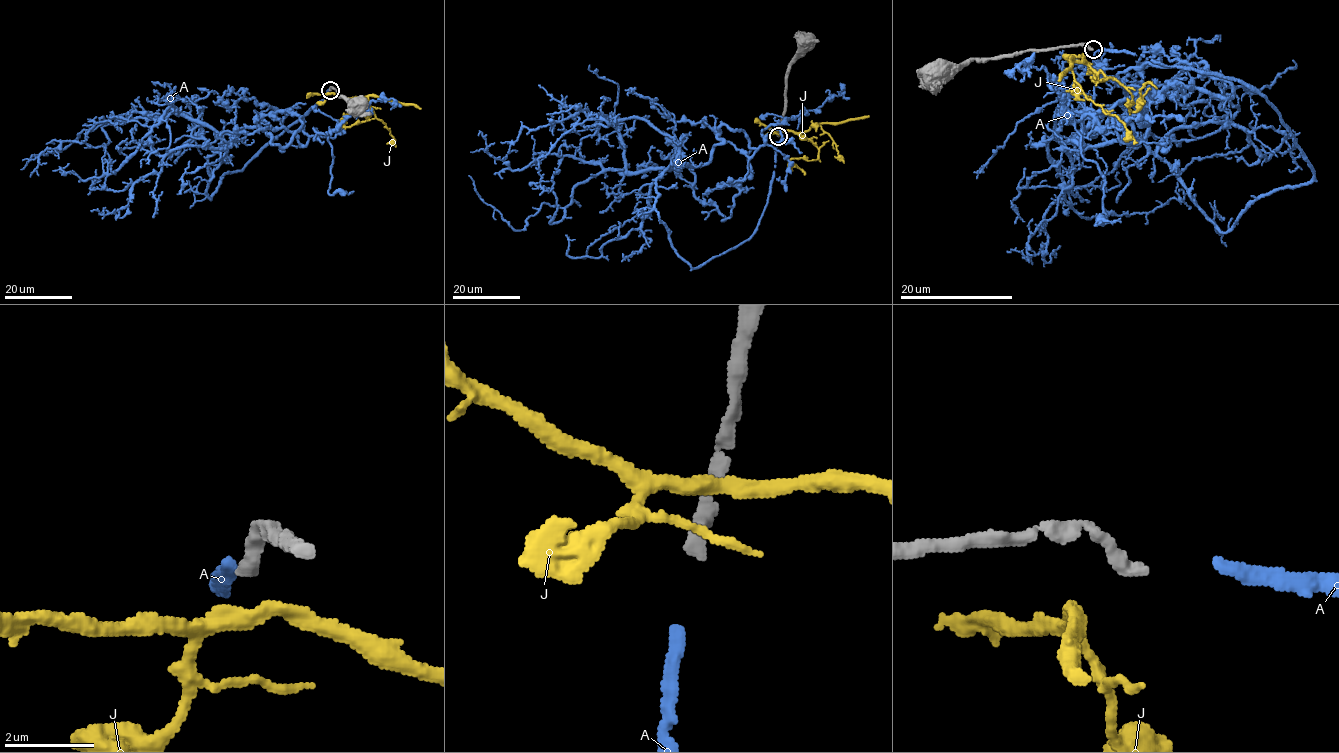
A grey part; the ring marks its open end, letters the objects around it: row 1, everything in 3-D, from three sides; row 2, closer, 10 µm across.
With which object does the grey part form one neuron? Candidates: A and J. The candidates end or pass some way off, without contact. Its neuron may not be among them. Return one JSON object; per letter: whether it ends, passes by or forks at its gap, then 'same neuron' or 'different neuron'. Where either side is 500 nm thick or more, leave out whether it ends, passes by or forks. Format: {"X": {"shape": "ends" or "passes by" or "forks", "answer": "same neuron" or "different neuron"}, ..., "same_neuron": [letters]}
{"A": {"shape": "ends", "answer": "same neuron"}, "J": {"shape": "passes by", "answer": "different neuron"}, "same_neuron": ["A"]}

